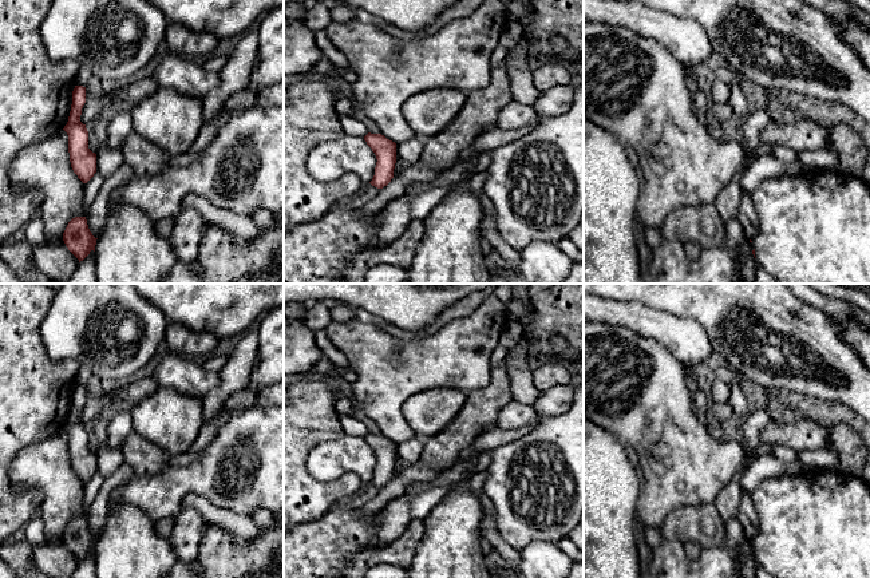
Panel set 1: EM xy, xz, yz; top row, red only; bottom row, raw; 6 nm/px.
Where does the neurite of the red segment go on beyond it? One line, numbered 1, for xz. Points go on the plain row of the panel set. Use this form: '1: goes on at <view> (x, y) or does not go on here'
1: does not go on here

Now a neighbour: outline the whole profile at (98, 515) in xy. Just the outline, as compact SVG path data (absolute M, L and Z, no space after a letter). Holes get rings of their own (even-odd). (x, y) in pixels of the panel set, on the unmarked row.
M126 462L102 484L95 500L86 515L90 531L95 538L103 533L108 519L108 503L112 491L137 478L135 470Z

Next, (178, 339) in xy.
M169 322L163 347L175 355L202 360L214 353L220 339L209 332L194 332L181 324Z

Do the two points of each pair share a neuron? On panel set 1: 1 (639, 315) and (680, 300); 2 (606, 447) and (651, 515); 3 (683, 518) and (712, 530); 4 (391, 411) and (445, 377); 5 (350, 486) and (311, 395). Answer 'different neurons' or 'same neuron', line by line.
1: different neurons
2: different neurons
3: same neuron
4: same neuron
5: same neuron

